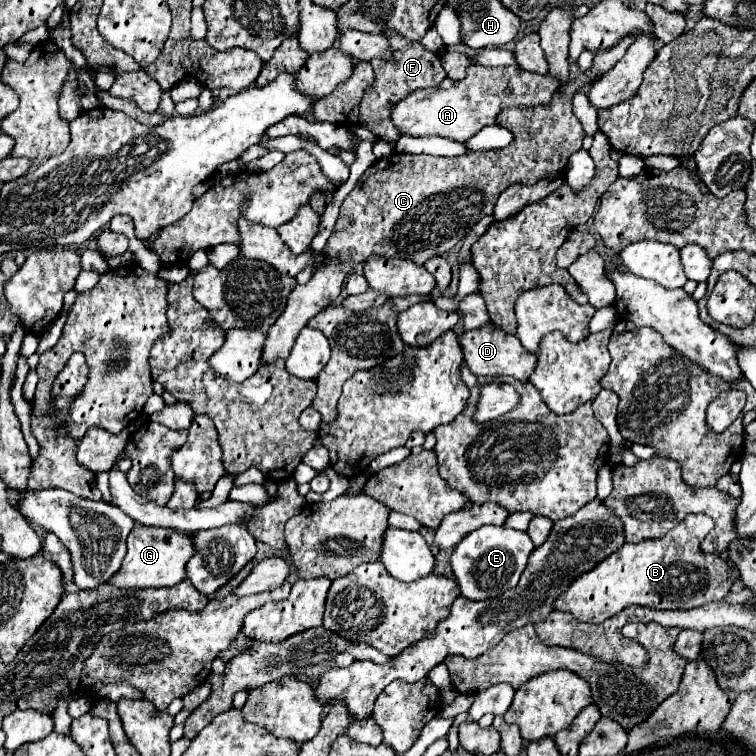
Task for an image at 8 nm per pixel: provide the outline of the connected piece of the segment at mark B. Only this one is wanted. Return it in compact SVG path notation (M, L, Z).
M688 514L676 528L672 528L666 536L662 536L658 540L642 540L638 544L626 542L620 550L616 550L606 560L602 560L594 570L576 578L570 584L568 592L562 594L554 602L554 610L570 612L580 622L600 624L628 606L646 606L646 608L656 608L656 610L690 610L690 608L696 608L696 606L702 606L702 604L708 604L714 600L722 600L730 592L730 588L736 580L726 578L728 562L724 556L704 554L700 550L700 542L706 538L706 534L712 528L714 528L712 518L708 518L704 514Z

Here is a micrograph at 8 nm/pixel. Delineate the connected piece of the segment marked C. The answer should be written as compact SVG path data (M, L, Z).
M626 36L616 48L606 48L596 54L592 66L576 80L568 80L566 86L558 88L548 106L502 110L496 124L510 128L514 134L514 142L504 150L468 152L456 158L396 152L390 158L376 160L346 196L334 232L324 248L324 264L314 270L306 284L294 288L288 296L286 310L270 326L262 360L268 364L288 358L296 334L312 316L338 298L344 278L356 264L378 254L384 258L410 258L414 264L422 266L426 260L452 250L478 220L490 216L498 196L508 186L514 182L534 184L548 174L560 172L566 166L568 156L582 148L580 138L584 138L584 130L572 112L572 96L582 86L596 82L600 74L612 70L634 40L636 36Z

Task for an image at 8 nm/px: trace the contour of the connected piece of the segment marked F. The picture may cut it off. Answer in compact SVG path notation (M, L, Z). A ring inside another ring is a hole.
M384 32L384 36L390 42L392 58L386 62L384 60L372 62L374 82L372 82L372 88L368 88L368 94L364 94L364 98L360 102L358 124L366 126L376 138L396 142L402 134L398 132L398 128L390 120L390 108L394 108L396 102L404 100L406 96L410 96L418 88L432 88L432 86L442 84L442 80L446 78L446 72L440 64L440 56L434 52L428 52L422 44L404 40L404 36L400 36L398 32Z

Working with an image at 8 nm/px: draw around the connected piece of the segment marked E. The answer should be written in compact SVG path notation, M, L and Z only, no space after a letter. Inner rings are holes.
M482 526L478 532L468 534L454 548L454 554L450 558L462 596L468 600L488 600L514 588L520 580L522 570L526 568L532 550L534 544L530 536L520 530L508 530L504 526Z

